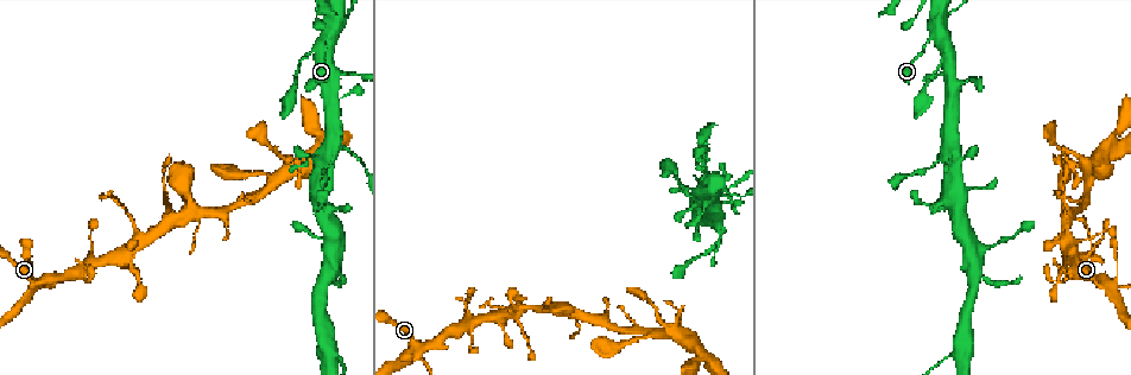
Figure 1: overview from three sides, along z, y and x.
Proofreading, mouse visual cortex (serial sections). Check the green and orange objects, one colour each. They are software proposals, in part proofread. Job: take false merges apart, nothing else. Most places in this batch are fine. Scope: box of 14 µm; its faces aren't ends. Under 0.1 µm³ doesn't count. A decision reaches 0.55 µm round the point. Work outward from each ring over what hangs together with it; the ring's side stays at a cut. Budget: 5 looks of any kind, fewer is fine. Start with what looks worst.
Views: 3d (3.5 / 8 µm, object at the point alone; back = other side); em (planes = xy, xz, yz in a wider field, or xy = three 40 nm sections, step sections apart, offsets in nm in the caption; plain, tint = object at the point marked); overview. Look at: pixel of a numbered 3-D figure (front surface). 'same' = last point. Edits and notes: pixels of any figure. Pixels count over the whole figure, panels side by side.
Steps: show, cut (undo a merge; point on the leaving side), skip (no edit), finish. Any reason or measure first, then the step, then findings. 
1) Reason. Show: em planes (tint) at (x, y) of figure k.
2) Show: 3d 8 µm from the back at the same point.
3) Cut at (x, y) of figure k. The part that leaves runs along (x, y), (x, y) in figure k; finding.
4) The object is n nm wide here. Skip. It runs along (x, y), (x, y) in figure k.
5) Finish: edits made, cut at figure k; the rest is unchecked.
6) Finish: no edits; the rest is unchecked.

Abrupt turn. Show: 3d 3.5 µm from the back at (420, 345) of figure 1.

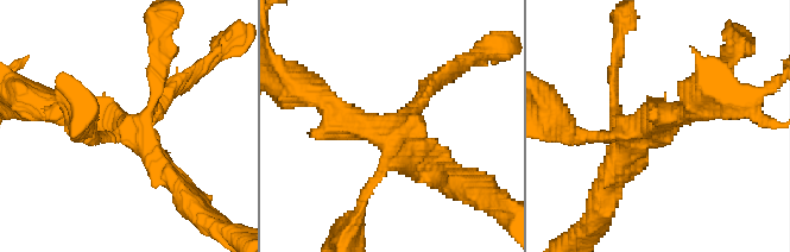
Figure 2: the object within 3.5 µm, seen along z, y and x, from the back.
Now the EM. Show: em planes (tint) at (124, 127) of figure 2.

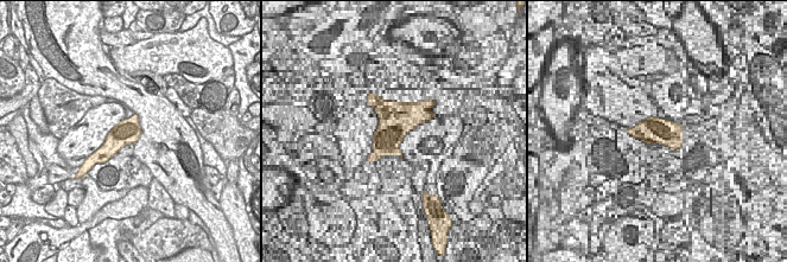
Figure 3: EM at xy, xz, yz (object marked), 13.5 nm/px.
Skip. It runs along (164, 98), (146, 131), (55, 113) in figure 2; all the same cell.

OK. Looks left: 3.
Small branch off a trunk. Show: 3d 8 µm at (944, 15) of figure 1.

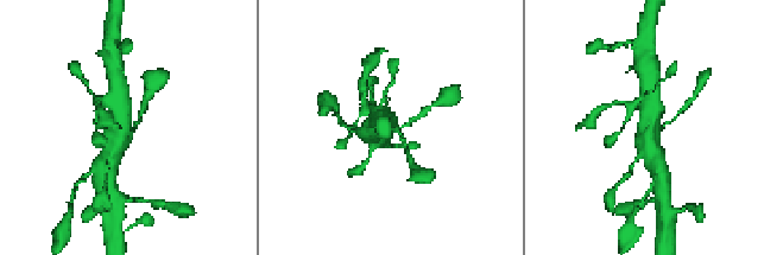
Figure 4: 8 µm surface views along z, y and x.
3 arms meet here; the arms are 100, 350, 400 nm wide; shape alone is not enough. Show: em xy step 1 (tint) at (126, 130) of figure 4.

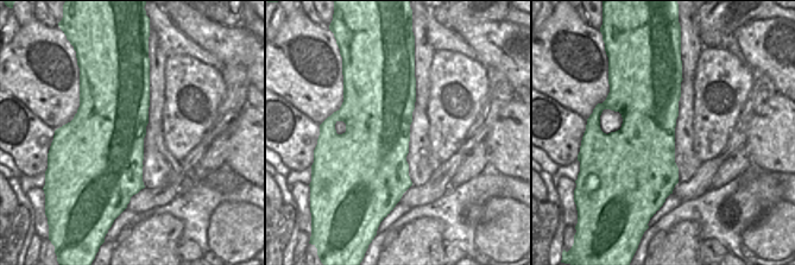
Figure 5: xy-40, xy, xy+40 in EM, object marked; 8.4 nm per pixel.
Skip. It runs along (643, 153), (679, 113) in figure 4; continuous, no second cell.

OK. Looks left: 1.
Finish: no edits; the rest is unchecked.

